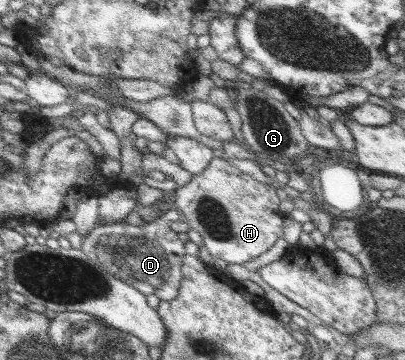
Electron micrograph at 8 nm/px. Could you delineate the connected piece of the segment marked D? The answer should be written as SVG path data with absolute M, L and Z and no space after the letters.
M163 216L143 226L125 222L97 224L82 241L82 252L87 259L105 267L107 272L126 281L145 296L155 294L161 301L166 301L178 295L182 279L182 260L186 255L185 246Z

